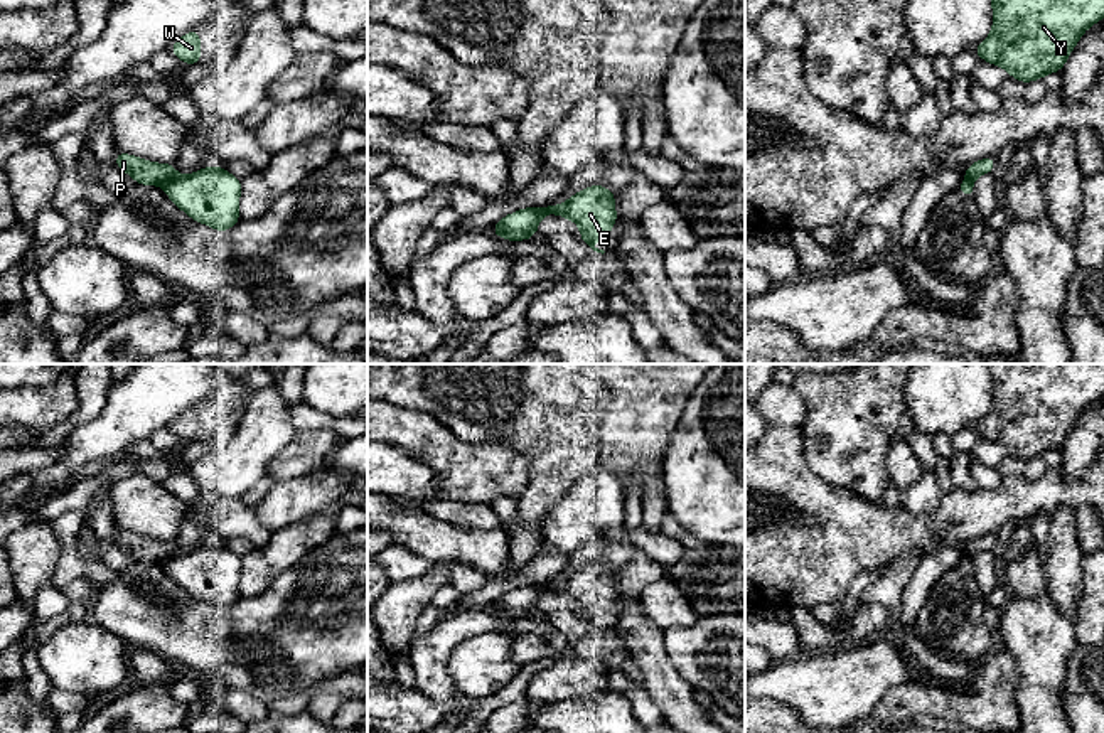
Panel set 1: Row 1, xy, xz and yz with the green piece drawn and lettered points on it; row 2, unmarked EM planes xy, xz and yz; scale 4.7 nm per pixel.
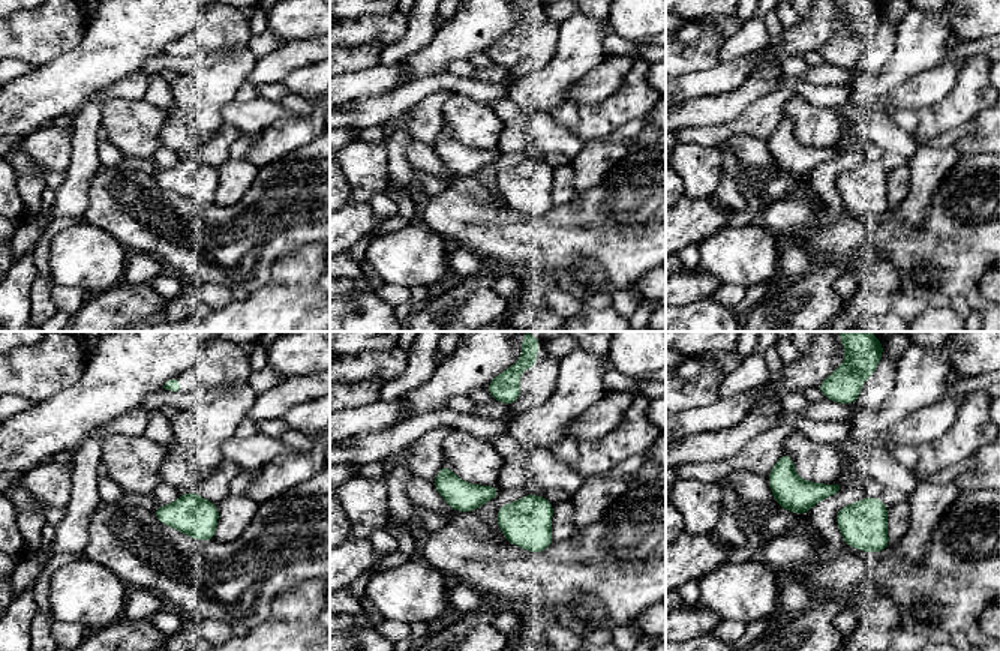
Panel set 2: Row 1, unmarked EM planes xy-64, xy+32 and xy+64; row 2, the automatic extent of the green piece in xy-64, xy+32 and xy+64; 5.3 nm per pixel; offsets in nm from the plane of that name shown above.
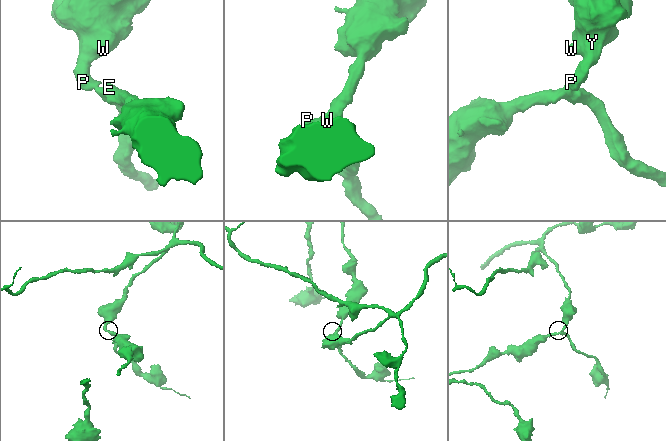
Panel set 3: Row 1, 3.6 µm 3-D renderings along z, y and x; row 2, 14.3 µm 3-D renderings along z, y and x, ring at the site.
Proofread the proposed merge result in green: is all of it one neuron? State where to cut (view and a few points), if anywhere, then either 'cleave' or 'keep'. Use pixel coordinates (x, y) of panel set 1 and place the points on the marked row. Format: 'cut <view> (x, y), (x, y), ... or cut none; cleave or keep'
cut xy (176, 176), (167, 182); cleave

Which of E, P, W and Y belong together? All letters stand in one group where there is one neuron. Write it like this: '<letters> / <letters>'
E / P W Y

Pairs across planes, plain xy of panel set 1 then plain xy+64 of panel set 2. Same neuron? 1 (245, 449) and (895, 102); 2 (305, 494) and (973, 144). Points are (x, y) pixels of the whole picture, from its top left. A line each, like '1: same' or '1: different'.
1: different
2: different

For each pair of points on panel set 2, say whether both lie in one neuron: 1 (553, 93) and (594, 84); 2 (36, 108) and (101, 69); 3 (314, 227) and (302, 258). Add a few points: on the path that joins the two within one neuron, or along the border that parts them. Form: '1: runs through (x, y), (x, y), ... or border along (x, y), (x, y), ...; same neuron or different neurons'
1: border along (597, 66), (591, 68), (571, 86), (565, 99); different neurons
2: runs through (53, 92), (84, 71); same neuron
3: border along (314, 242), (303, 243), (276, 260); different neurons

